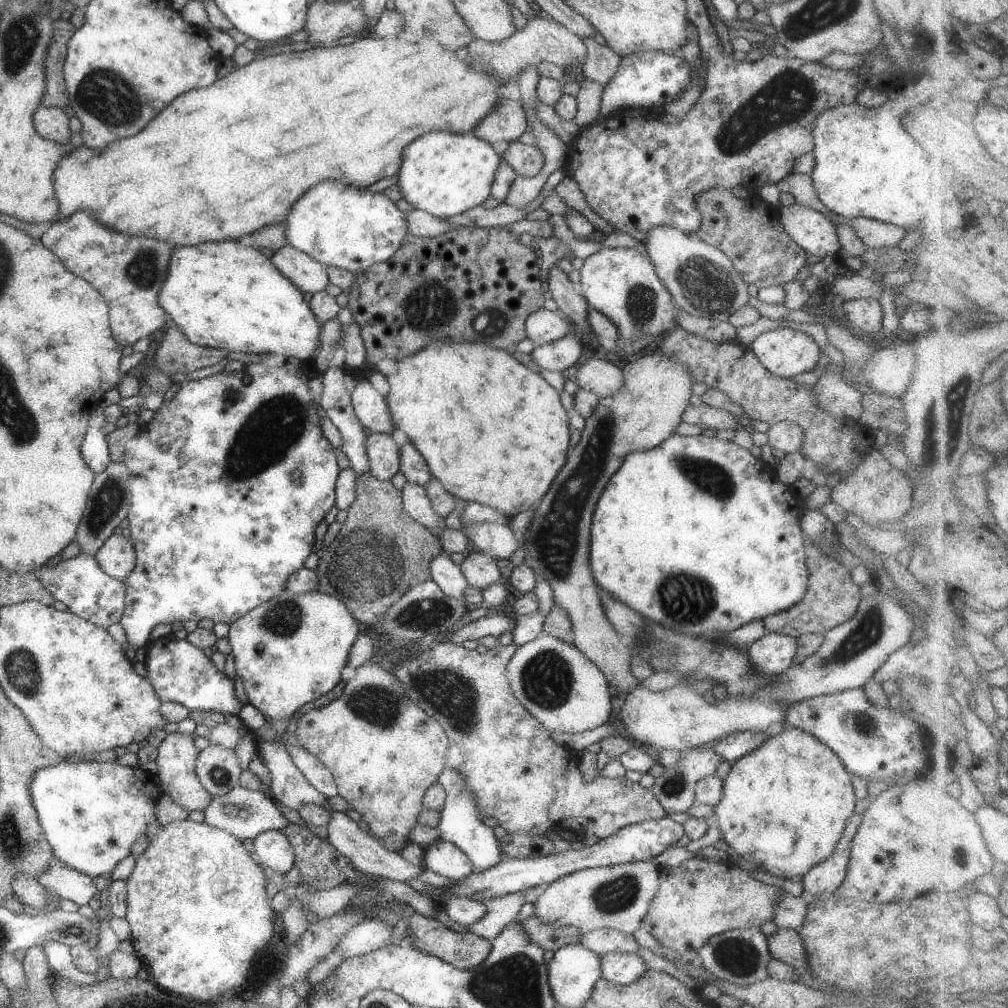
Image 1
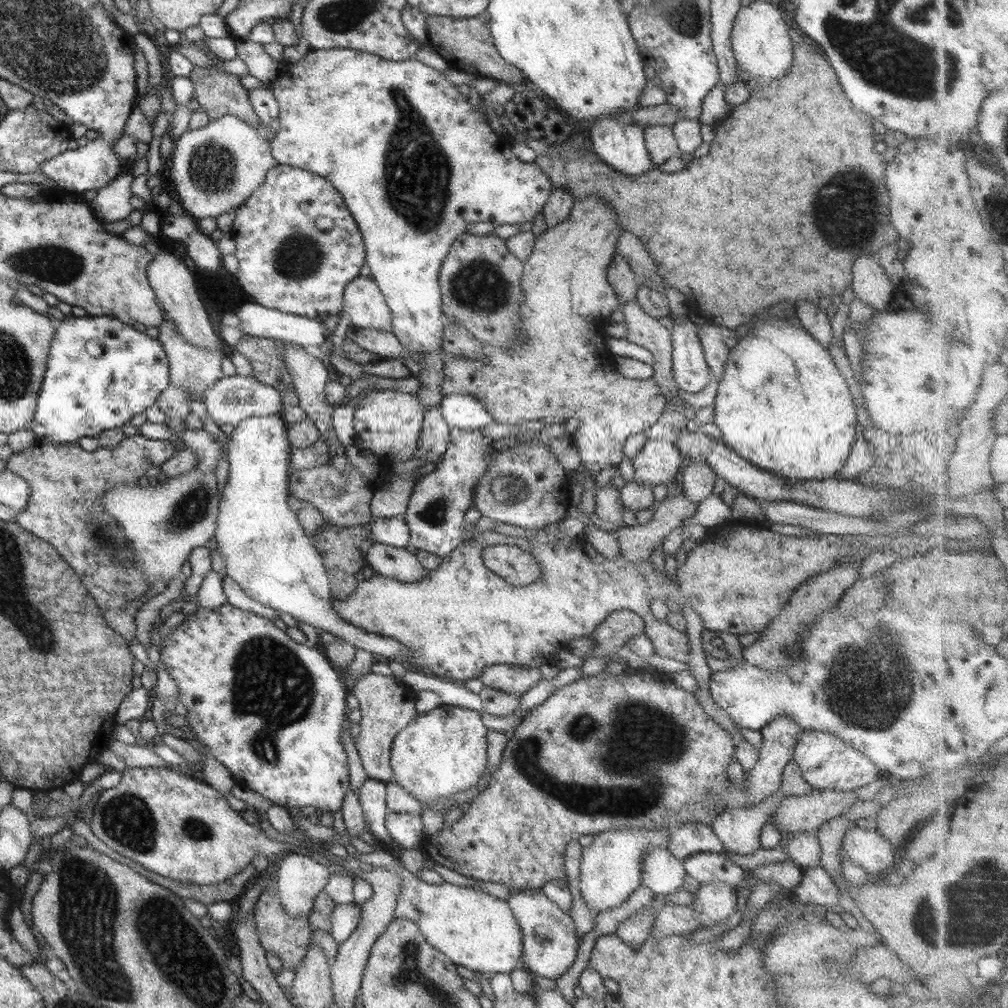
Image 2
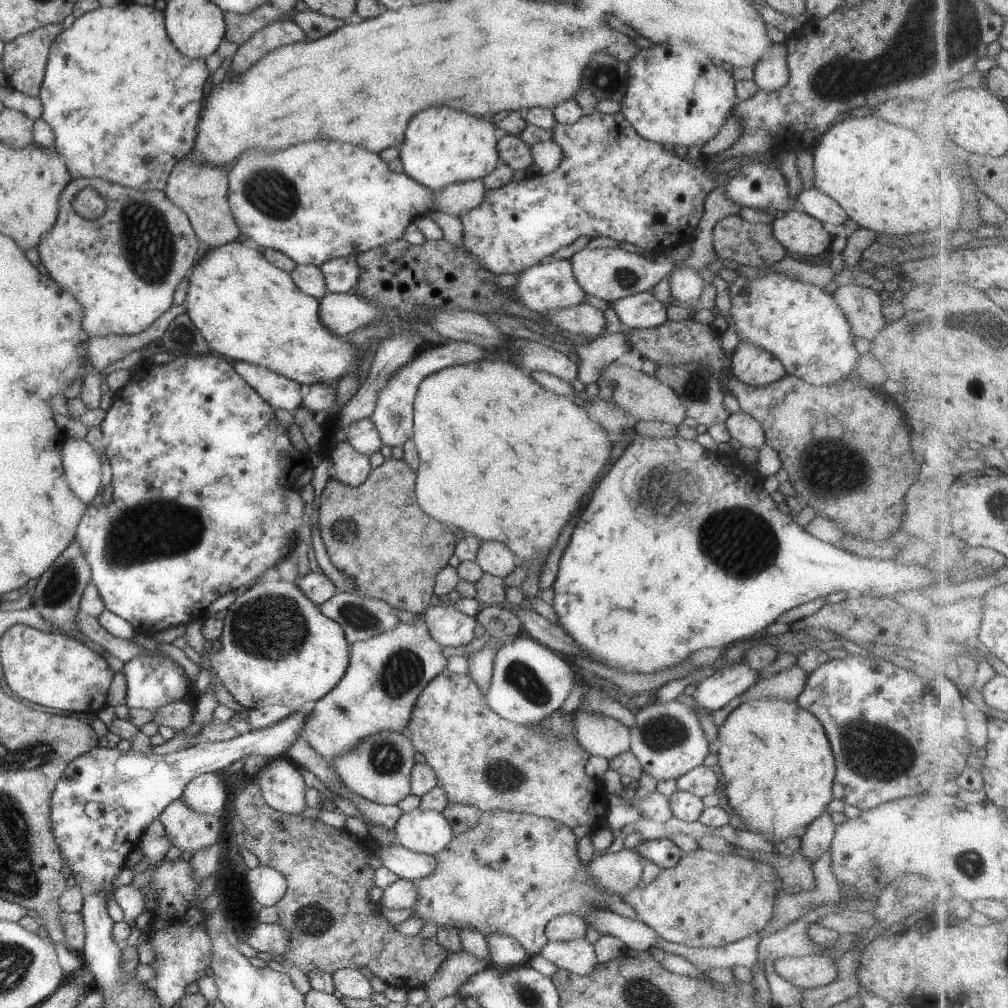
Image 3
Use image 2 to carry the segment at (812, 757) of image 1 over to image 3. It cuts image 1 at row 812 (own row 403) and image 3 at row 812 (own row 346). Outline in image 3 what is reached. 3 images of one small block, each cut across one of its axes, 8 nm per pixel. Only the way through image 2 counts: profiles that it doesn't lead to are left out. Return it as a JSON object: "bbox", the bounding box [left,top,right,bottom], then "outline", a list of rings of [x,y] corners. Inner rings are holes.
{"bbox":[716,699,835,846],"outline":[[[751,699],[741,703],[726,716],[716,739],[719,742],[716,751],[721,789],[729,808],[739,817],[746,830],[761,834],[773,846],[794,836],[797,828],[807,828],[828,810],[827,804],[833,799],[831,785],[835,774],[832,750],[821,723],[795,702]]]}

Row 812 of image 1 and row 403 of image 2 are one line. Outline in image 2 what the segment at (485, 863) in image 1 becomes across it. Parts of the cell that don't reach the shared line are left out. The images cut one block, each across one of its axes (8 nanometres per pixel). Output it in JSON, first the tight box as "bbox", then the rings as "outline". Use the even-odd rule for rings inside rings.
{"bbox":[439,394,492,429],"outline":[[[448,394],[442,397],[439,407],[449,429],[483,429],[492,421],[487,409],[471,395]]]}

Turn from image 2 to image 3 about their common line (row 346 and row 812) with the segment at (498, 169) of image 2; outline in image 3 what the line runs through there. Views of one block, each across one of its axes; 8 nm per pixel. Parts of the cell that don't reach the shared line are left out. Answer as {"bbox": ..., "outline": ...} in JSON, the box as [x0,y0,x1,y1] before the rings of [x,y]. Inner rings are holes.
{"bbox":[393,806,453,856],"outline":[[[418,806],[397,819],[393,832],[396,842],[414,853],[435,856],[453,838],[447,819],[437,811]]]}

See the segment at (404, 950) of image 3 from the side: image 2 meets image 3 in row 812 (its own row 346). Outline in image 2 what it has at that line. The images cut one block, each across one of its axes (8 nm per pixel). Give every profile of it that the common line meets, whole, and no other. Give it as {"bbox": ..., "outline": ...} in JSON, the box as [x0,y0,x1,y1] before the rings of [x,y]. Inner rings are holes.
{"bbox":[234,334,292,392],"outline":[[[244,334],[234,346],[251,365],[252,377],[261,384],[270,386],[279,392],[292,387],[284,360],[280,355],[282,344],[271,339],[262,339]]]}

